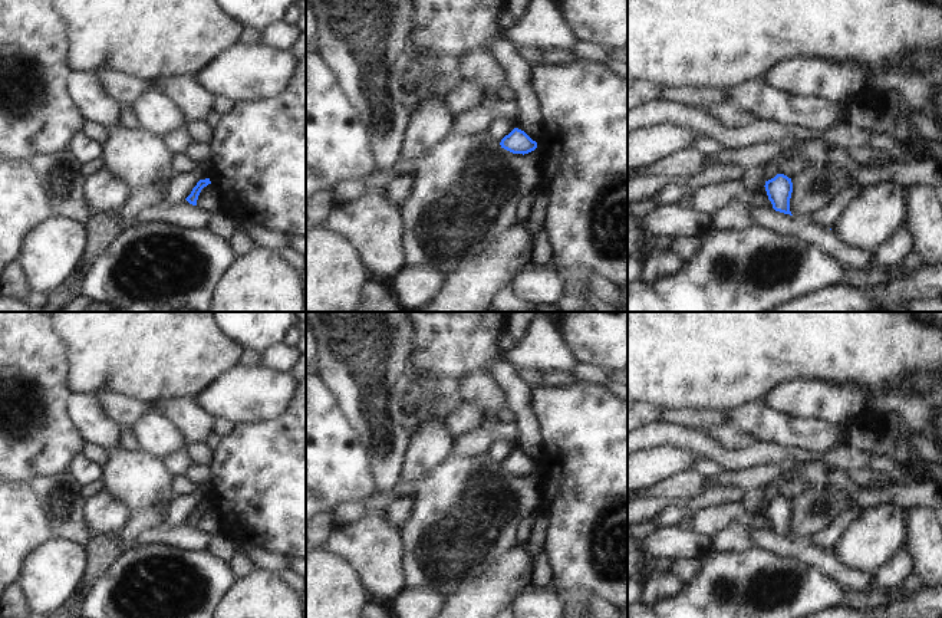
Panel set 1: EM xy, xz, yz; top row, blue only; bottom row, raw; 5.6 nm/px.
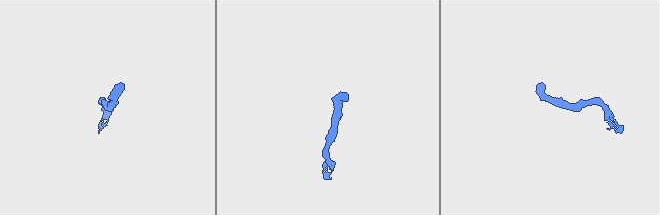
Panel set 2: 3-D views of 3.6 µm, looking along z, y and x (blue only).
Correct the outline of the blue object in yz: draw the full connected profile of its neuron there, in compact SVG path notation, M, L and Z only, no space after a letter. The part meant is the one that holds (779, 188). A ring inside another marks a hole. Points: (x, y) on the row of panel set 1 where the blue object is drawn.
M777 174L774 178L765 181L764 187L773 208L775 211L793 216L790 211L790 198L793 193L791 178L784 174Z

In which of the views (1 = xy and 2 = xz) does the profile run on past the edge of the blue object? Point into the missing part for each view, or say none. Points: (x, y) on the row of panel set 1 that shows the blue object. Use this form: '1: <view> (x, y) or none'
1: none
2: none

